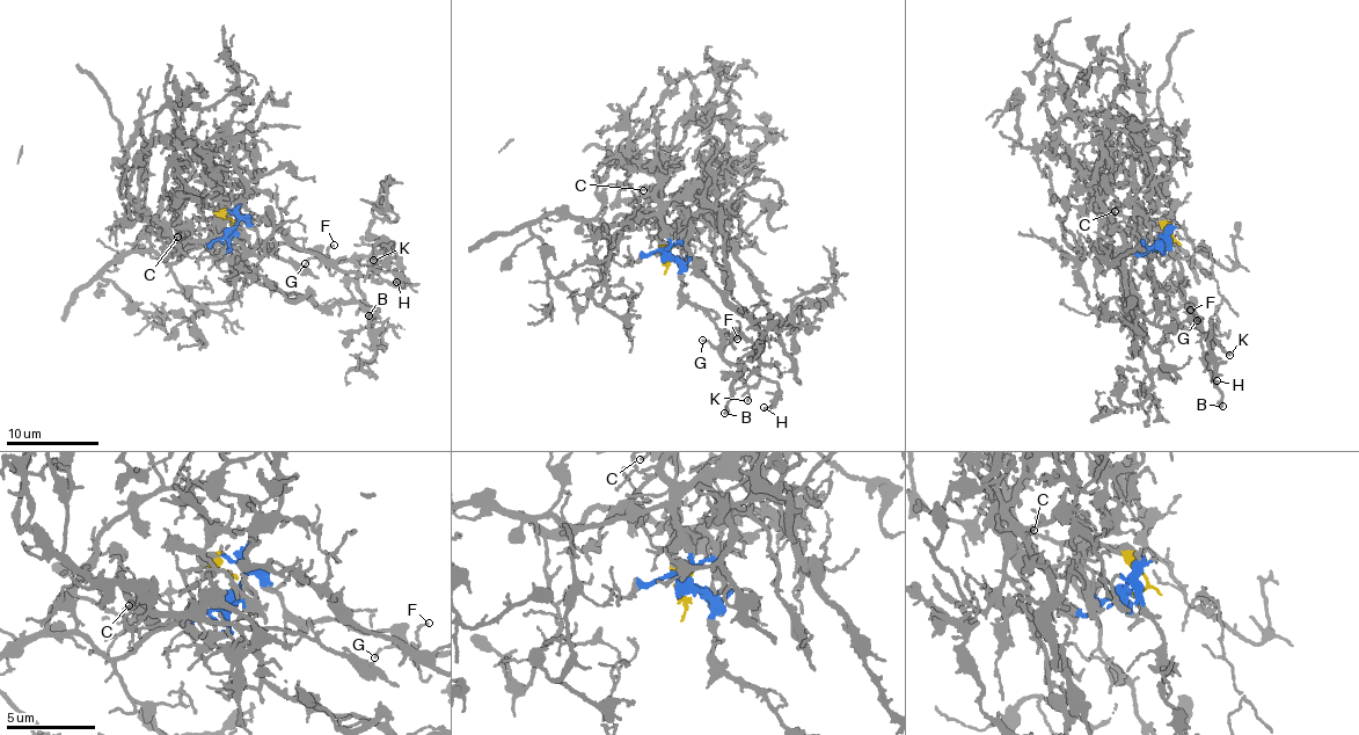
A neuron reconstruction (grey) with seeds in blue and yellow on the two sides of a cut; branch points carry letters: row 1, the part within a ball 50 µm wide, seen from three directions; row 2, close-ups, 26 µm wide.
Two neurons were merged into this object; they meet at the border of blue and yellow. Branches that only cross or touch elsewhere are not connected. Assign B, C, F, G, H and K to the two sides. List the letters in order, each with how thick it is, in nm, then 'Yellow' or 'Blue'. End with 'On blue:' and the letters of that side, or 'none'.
B: Thickness 220 nm. Blue
C: Thickness 150 nm. Blue
F: Thickness 110 nm. Blue
G: Thickness 120 nm. Blue
H: Thickness 120 nm. Blue
K: Thickness 110 nm. Blue
On blue: B, C, F, G, H, K

